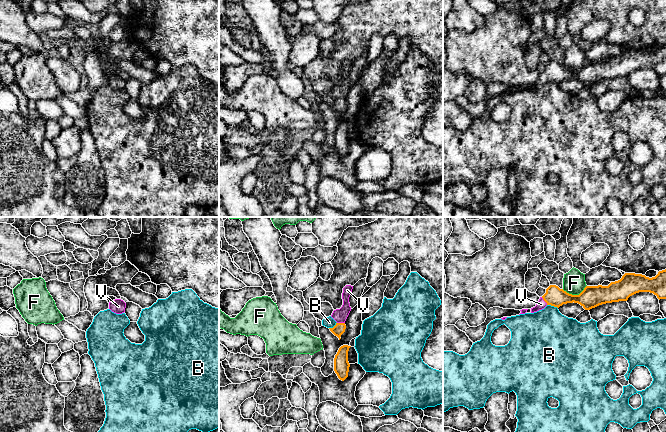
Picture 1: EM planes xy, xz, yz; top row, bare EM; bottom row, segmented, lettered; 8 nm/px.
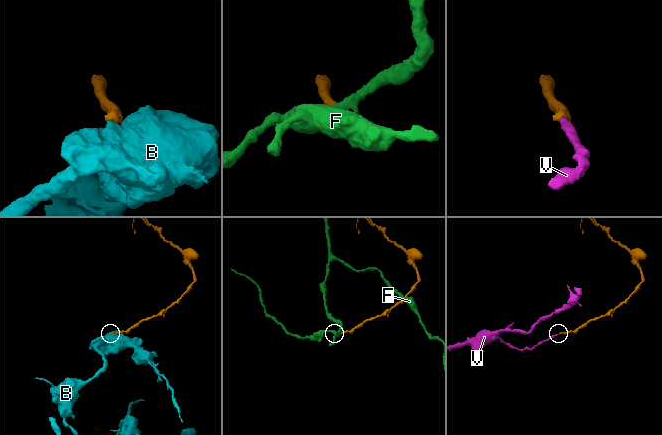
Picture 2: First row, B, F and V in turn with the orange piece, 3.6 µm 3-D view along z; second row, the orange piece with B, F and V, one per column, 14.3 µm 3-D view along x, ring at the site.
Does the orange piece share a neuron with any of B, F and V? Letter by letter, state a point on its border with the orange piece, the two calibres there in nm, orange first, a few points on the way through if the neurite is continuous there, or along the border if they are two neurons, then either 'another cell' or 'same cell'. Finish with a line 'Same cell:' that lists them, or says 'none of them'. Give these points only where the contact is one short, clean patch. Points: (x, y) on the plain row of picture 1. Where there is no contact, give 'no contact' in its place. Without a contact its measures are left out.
B: meets orange in yz at (552, 81); 160 nm thick on the orange side, 420 nm on the other; border along yz (547, 80), (557, 84); another cell
F: meets orange in yz at (574, 71); 180 nm thick on the orange side, 180 nm on the other; border along yz (586, 61), (578, 70), (569, 70), (562, 65); another cell
V: meets orange in xz at (341, 99); 90 nm thick on the orange side, 110 nm on the other; runs through xz (339, 104), (341, 99), (340, 91); same cell
Same cell: V

